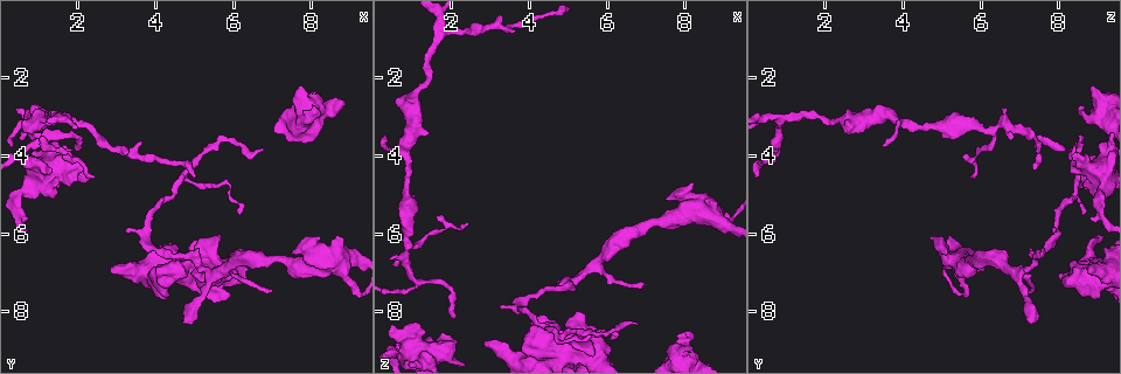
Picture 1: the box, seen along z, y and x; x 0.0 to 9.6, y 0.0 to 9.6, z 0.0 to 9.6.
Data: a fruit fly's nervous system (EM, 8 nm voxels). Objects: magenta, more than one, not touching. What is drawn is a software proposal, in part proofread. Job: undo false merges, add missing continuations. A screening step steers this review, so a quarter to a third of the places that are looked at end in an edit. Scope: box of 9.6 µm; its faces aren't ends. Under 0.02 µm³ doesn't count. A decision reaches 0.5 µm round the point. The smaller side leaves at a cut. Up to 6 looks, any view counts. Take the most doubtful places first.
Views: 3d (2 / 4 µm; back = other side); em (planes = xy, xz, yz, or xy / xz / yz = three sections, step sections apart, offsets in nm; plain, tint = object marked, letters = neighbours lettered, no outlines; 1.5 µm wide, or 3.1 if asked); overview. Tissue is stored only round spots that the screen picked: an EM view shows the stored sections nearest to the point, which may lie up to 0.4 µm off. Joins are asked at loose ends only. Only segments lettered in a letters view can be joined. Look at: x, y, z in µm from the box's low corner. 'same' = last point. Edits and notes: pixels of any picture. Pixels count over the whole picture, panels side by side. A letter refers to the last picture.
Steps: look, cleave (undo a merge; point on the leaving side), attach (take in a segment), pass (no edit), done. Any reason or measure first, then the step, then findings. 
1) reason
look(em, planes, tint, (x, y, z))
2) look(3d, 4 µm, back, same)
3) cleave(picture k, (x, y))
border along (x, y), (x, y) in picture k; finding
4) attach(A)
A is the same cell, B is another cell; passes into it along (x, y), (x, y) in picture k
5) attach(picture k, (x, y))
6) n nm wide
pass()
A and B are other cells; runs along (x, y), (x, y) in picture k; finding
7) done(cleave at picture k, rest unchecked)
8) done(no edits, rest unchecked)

three-way junction
look(3d, 4 µm, (1.75, 3.05, 0.95))

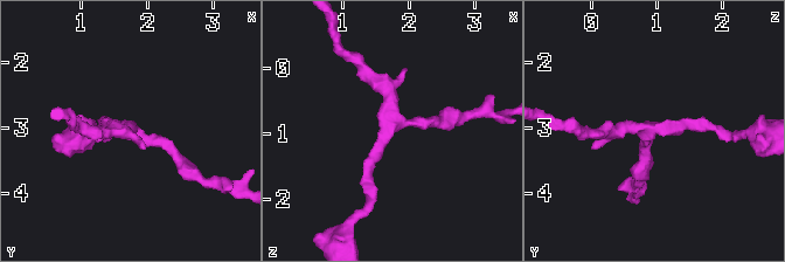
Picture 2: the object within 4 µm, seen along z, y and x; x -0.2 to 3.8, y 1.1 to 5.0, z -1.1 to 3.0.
3 arms; arms of 170, 180, 220 nm
look(em, planes, letters, (1.75, 3.10, 0.90))

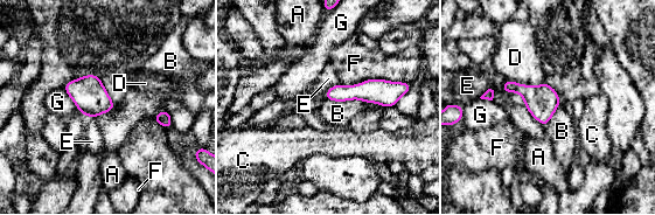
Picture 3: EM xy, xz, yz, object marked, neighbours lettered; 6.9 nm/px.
F touches over 380 nm
pass()
A, B, C, D, E, F and G are other cells; border along (325, 98), (366, 102) in picture 3; continuous, no second neuron

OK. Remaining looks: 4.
free end
look(em, xz, step 8, tint, (4.75, 8.25, 7.20))

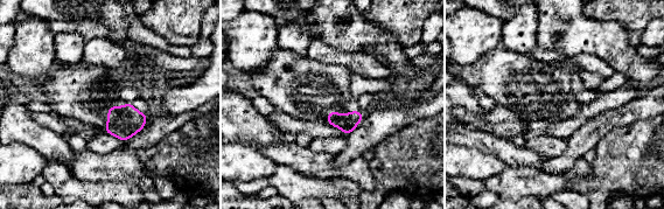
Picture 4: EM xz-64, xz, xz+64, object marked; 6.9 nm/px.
cut it another way
look(em, yz, step 4, tint, same)

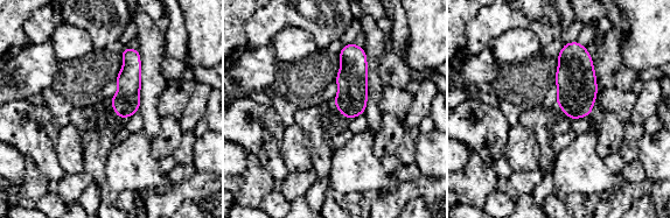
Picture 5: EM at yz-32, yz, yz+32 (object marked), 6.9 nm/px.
see the neighbours
look(em, yz, step 4, letters, same)

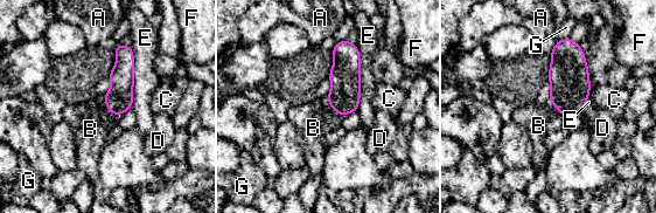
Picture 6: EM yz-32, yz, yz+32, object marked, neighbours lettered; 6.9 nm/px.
attach(B)
B is the same cell, A, C, D, E, F and G are other cells; passes into it along (119, 98), (109, 110), (90, 129) in picture 6; it goes on there

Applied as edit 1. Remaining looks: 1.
done(attach at picture 6, rest unchecked)

